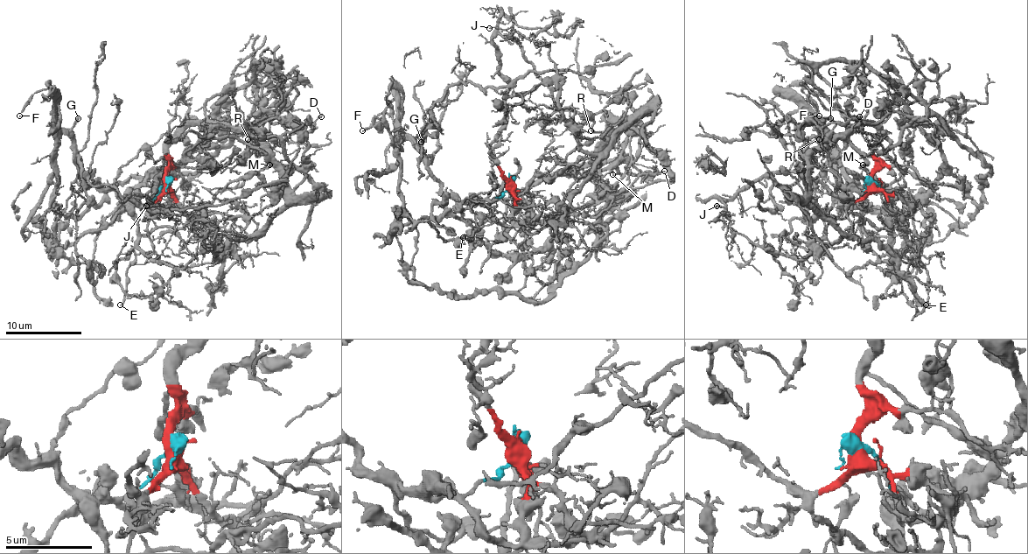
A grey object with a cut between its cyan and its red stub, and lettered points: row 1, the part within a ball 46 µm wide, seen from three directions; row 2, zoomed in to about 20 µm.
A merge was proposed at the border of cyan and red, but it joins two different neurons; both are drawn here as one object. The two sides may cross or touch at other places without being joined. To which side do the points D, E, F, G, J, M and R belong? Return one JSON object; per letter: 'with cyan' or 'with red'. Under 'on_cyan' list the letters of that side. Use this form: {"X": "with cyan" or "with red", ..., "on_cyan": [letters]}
{"D": "with red", "E": "with cyan", "F": "with cyan", "G": "with cyan", "J": "with red", "M": "with red", "R": "with red", "on_cyan": ["E", "F", "G"]}

